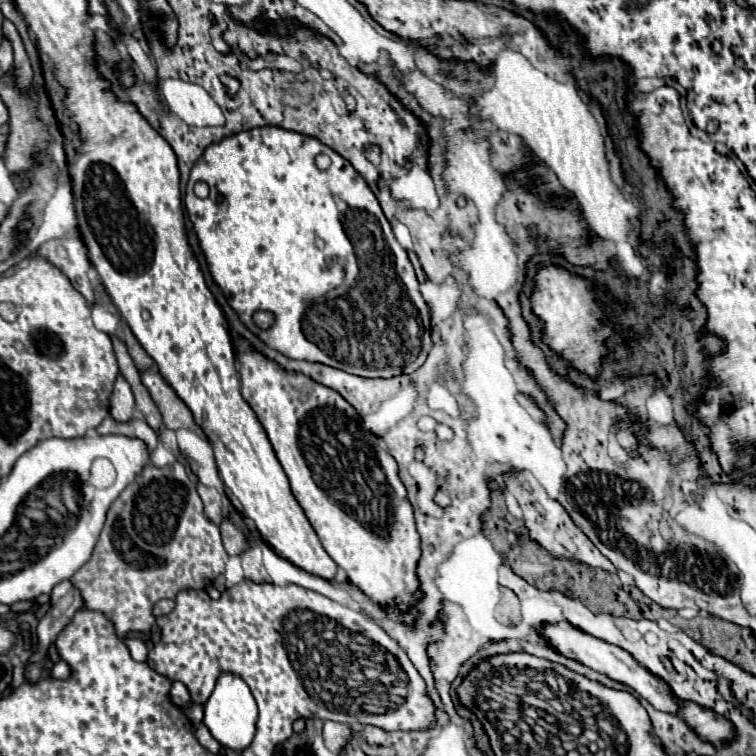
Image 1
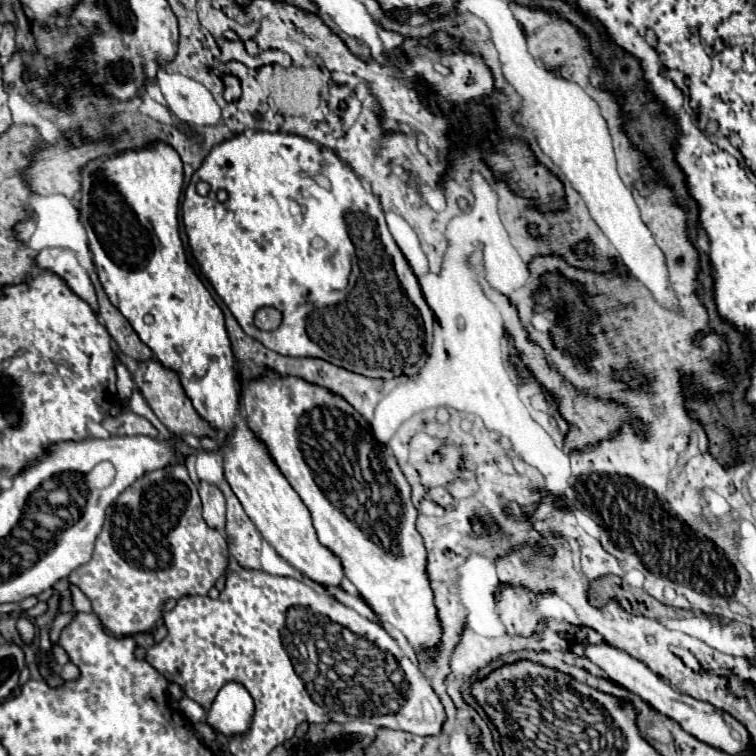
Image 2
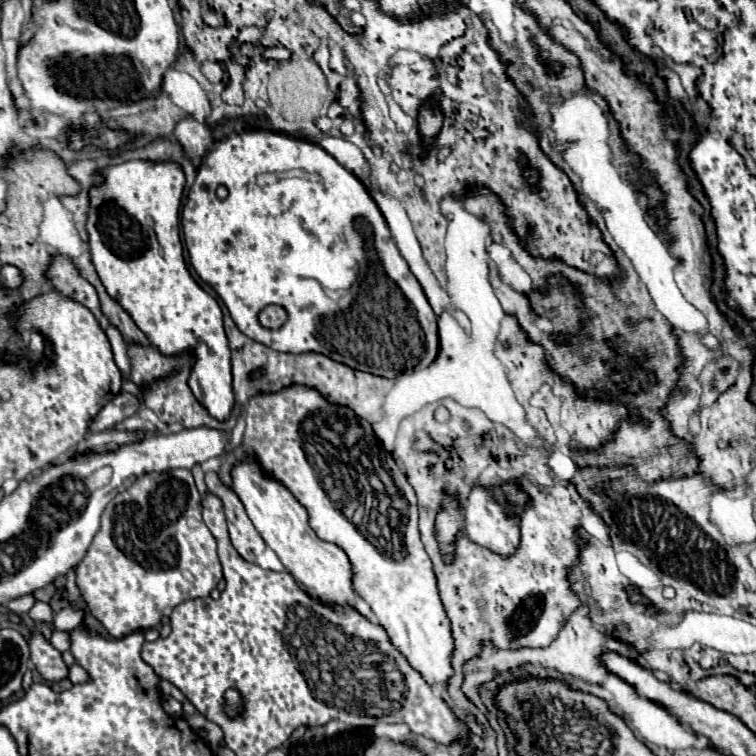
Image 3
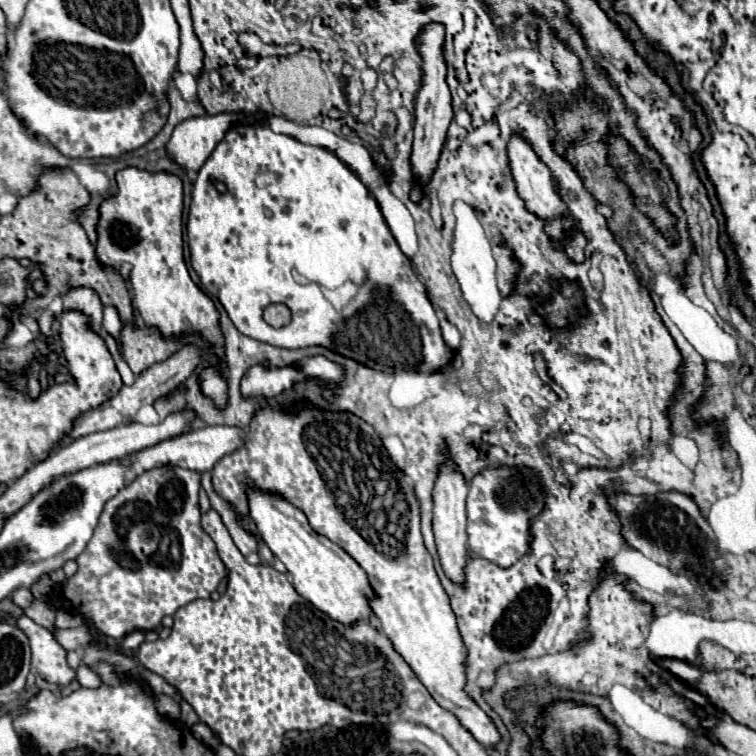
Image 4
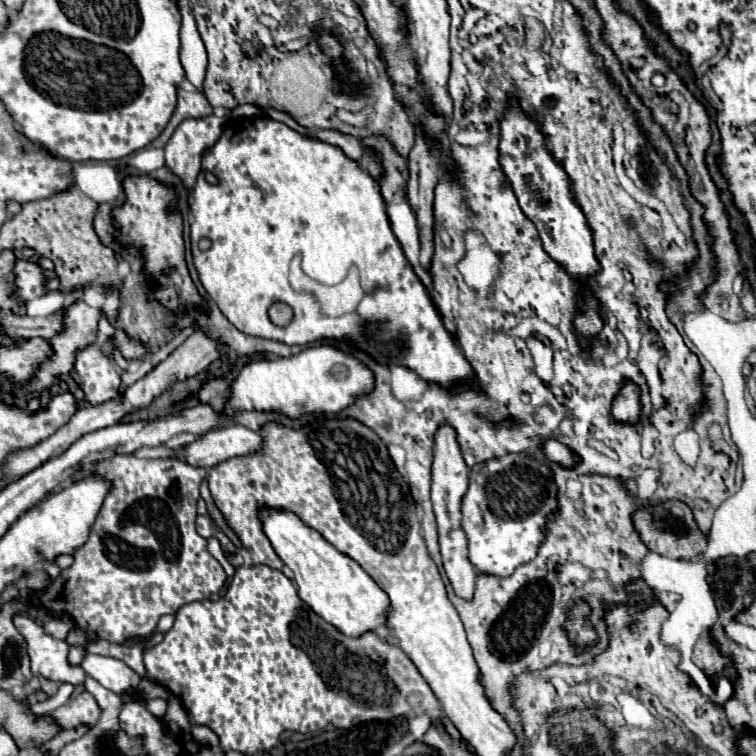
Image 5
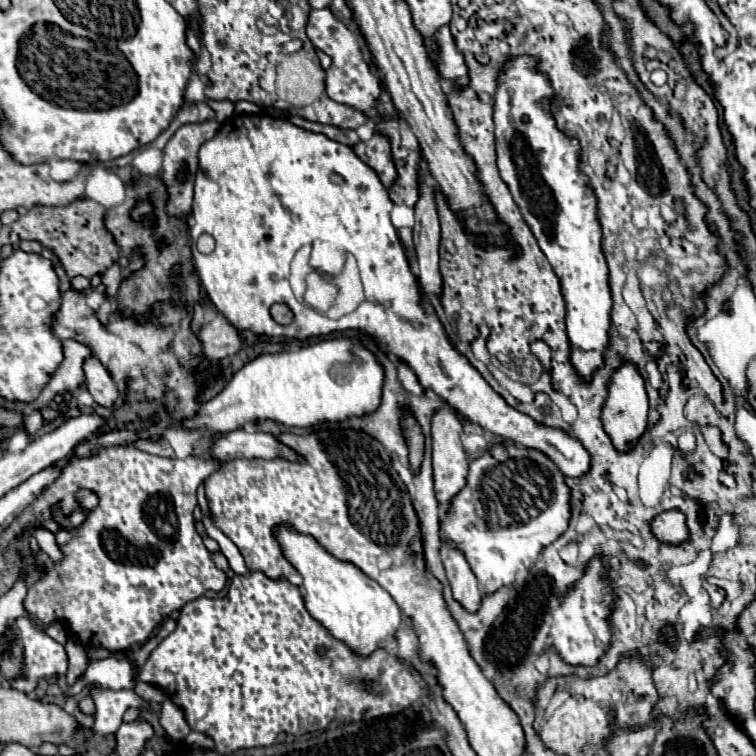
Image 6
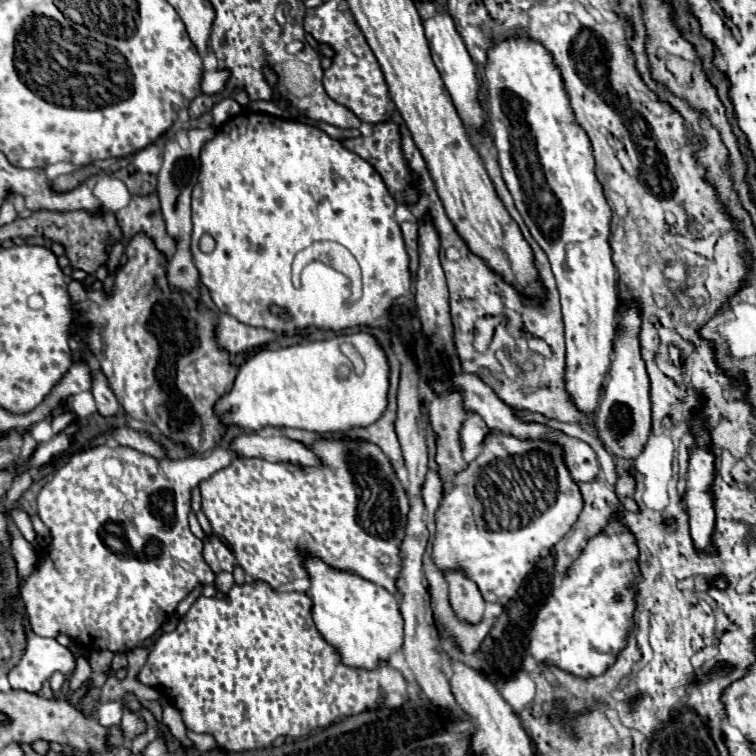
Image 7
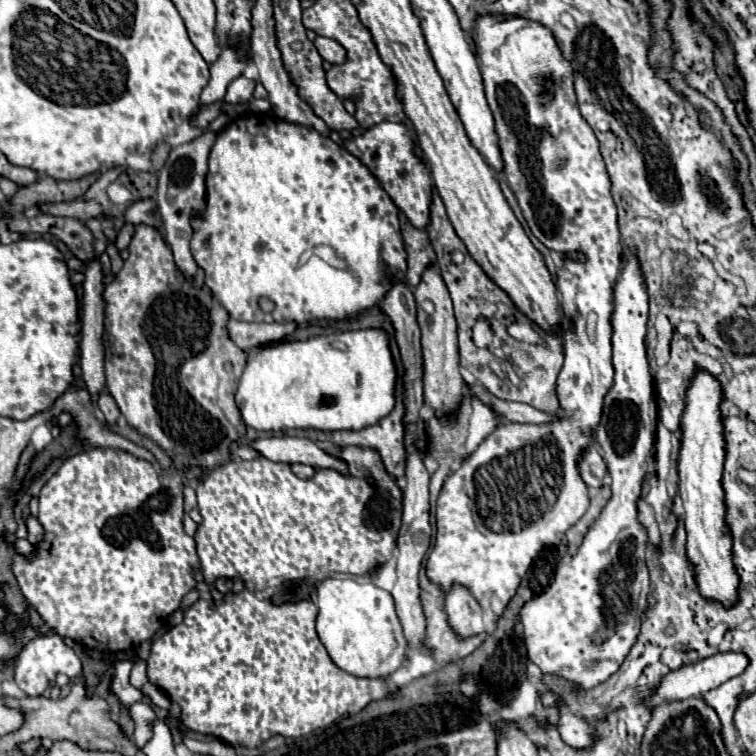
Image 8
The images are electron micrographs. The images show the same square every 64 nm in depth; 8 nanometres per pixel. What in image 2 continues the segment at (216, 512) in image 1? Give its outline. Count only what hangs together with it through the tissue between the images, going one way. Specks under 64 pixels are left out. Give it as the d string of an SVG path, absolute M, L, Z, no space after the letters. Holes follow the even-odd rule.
M200 482L198 486L200 498L202 498L202 514L210 528L224 528L226 524L226 508L224 508L224 494L220 488L210 486L206 482Z

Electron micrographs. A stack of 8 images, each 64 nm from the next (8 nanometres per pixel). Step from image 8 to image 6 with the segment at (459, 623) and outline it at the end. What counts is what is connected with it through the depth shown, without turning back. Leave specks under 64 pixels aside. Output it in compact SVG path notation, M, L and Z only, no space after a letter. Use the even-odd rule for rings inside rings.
M442 536L442 546L444 546L444 568L454 598L470 612L476 612L482 592L478 588L478 580L470 564L466 562L464 554L444 536Z

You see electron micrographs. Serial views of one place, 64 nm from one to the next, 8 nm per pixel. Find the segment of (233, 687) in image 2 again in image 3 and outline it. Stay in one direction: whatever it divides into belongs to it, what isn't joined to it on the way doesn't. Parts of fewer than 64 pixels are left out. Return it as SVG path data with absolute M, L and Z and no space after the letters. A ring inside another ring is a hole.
M234 688L226 690L226 694L224 694L224 712L226 712L228 718L232 718L232 720L238 718L244 712L242 704L244 704L242 694L238 690L234 690Z

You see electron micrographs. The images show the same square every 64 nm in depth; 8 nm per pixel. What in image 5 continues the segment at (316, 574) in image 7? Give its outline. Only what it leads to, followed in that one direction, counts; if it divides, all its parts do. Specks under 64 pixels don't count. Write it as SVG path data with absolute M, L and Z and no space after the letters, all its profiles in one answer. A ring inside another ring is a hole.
M260 506L258 516L274 552L294 572L298 596L318 616L334 624L346 636L360 636L384 624L388 596L384 596L384 590L378 588L378 584L360 568L360 564L338 552L328 540L324 540L324 536L304 524L300 516L290 510Z

